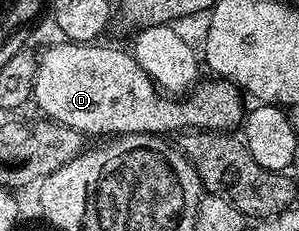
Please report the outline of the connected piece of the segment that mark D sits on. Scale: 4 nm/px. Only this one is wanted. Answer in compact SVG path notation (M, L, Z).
M99 42L62 43L38 53L31 91L33 104L54 123L69 126L88 137L107 136L103 138L137 134L163 136L167 132L179 134L184 130L230 133L244 123L244 93L232 80L204 79L196 83L189 94L176 98L156 88L130 51L102 48Z

